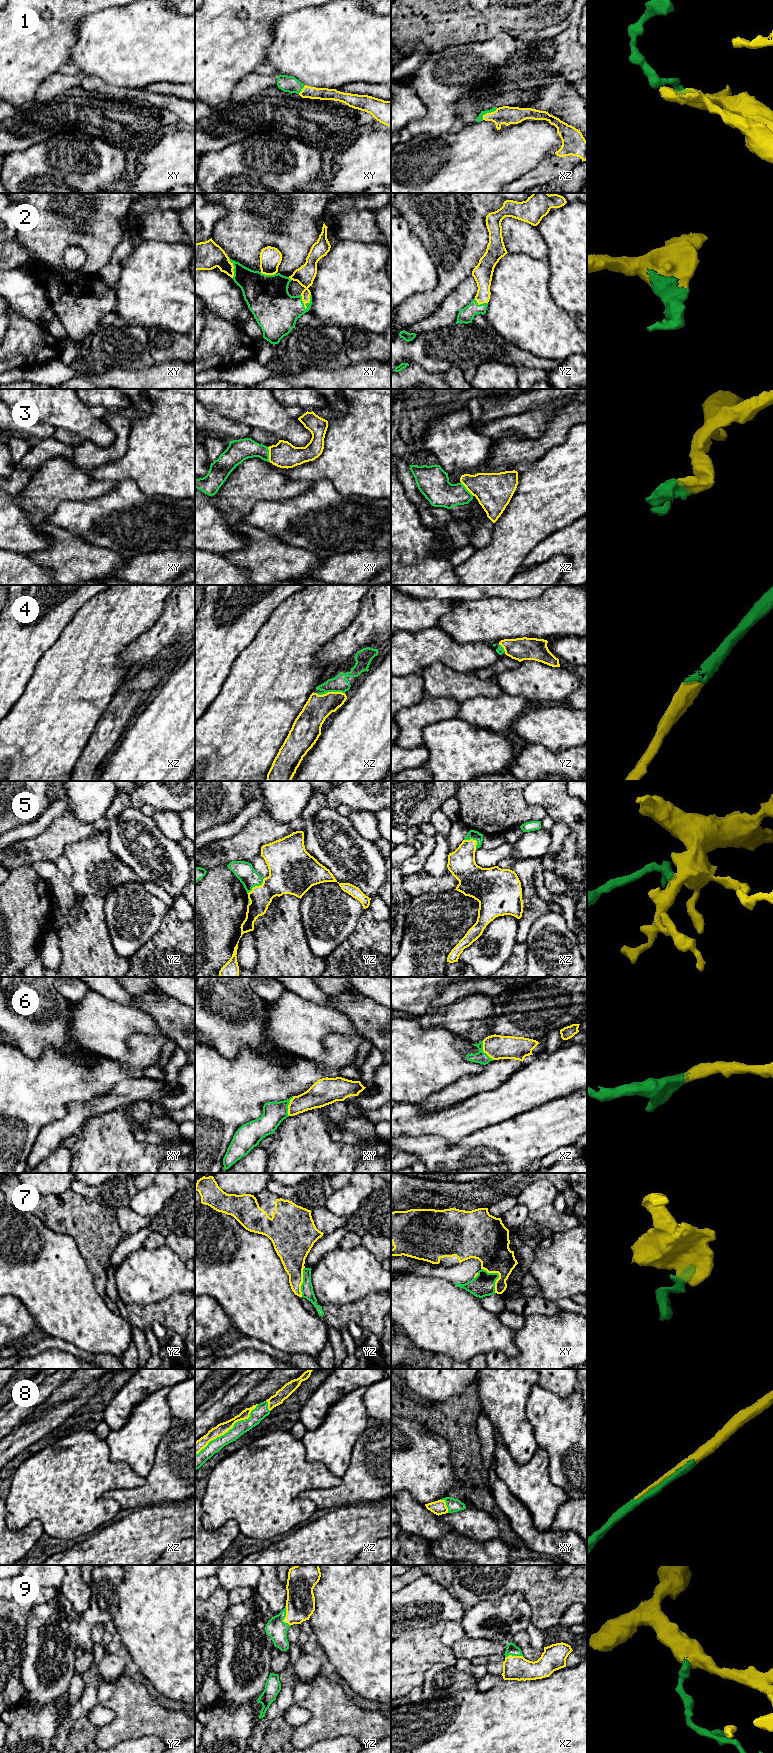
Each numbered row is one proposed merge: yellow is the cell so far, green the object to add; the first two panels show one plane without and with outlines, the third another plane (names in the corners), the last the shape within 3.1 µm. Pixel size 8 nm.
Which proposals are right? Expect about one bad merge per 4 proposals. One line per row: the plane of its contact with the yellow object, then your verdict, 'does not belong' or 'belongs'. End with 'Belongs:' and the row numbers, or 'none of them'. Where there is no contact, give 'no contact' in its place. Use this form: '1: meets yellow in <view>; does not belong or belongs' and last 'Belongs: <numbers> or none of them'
1: meets yellow in xz; belongs
2: meets yellow in xy; belongs
3: meets yellow in xy; does not belong
4: meets yellow in xz; belongs
5: meets yellow in yz; belongs
6: meets yellow in xz; belongs
7: meets yellow in xy; does not belong
8: meets yellow in xz; belongs
9: meets yellow in yz; belongs
Belongs: 1, 2, 4, 5, 6, 8, 9

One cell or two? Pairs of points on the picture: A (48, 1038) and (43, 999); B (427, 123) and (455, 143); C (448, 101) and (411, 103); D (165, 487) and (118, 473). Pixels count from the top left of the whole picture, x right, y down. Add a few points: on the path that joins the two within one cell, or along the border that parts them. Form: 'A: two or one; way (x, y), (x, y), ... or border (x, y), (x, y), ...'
A: one; way (48, 1028), (43, 1023), (43, 1009)
B: two; border (447, 131), (436, 135), (430, 134)
C: two; border (407, 83), (427, 109), (423, 116), (409, 122)
D: one; way (153, 475), (151, 473), (130, 473)

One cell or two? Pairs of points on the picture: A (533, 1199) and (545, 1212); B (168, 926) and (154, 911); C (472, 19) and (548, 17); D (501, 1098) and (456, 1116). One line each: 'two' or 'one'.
A: two
B: two
C: one
D: one

